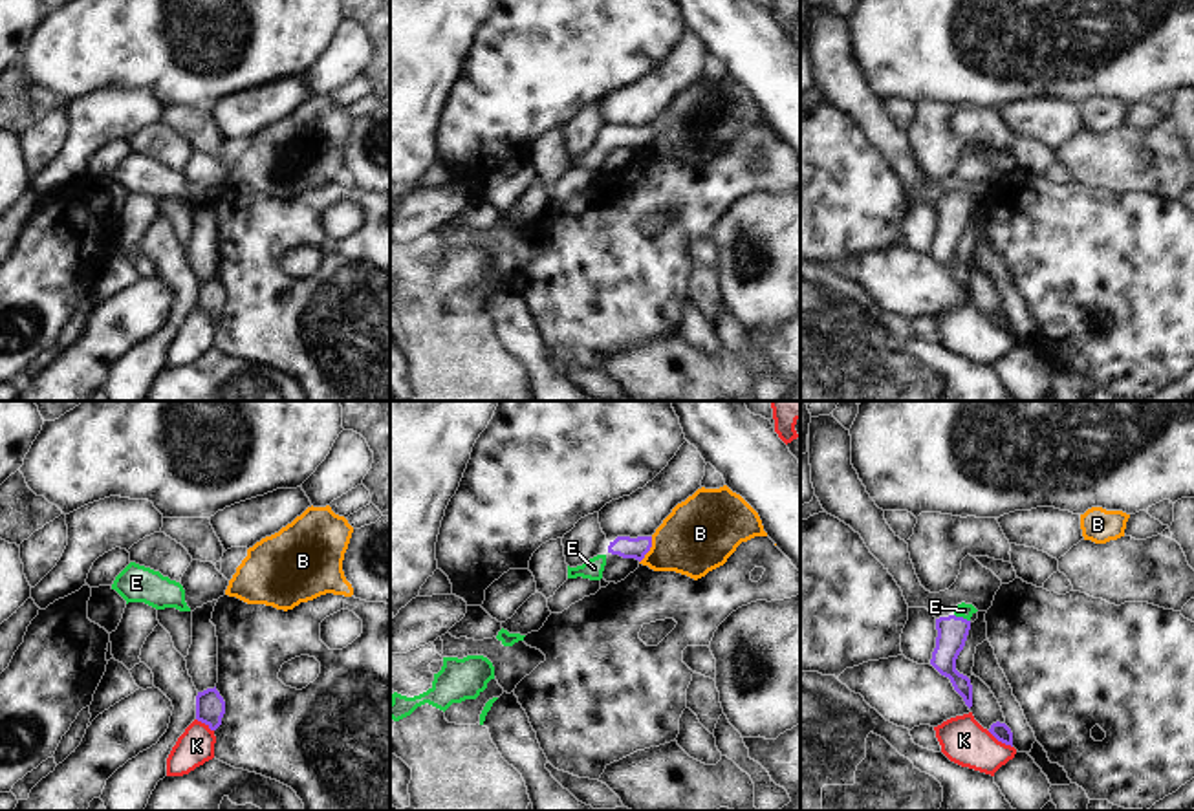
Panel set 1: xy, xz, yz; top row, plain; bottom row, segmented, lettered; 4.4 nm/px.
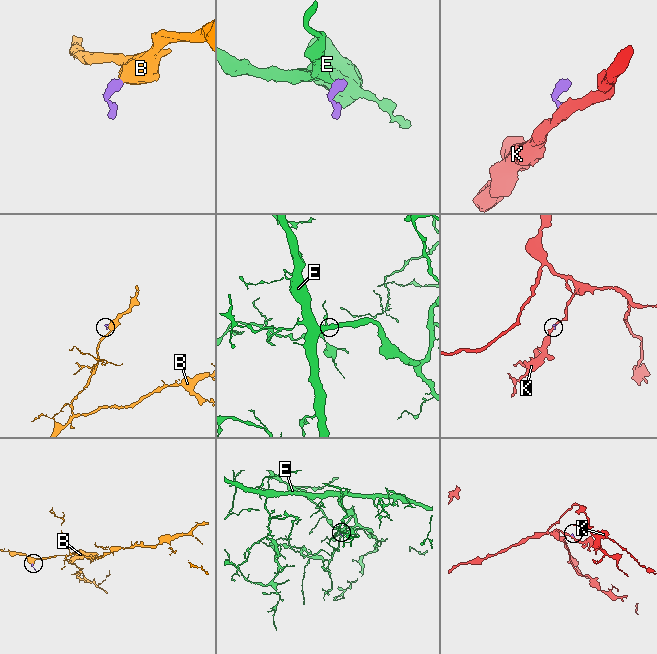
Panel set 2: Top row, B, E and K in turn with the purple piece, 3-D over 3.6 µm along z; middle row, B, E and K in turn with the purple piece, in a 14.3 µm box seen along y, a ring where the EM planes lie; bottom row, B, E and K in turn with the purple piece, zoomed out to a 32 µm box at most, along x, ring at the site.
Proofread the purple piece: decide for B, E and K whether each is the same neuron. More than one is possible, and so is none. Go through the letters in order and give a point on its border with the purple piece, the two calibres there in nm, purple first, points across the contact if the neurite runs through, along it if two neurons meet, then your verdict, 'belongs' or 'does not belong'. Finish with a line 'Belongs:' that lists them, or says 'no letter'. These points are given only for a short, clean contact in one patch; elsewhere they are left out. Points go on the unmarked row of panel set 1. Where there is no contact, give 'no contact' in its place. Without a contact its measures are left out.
B: xz (649, 140) | 100/320 nm | along xz (652, 127), (652, 136), (640, 152) | does not belong
E: yz (962, 207) | 130/70 nm | across yz (953, 220), (962, 207), (964, 200) | belongs
K: yz (1000, 330) | 80/200 nm | along yz (987, 321), (1011, 337) | does not belong
Belongs: E

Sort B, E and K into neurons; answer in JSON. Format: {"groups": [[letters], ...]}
{"groups": [["B"], ["E"], ["K"]]}

